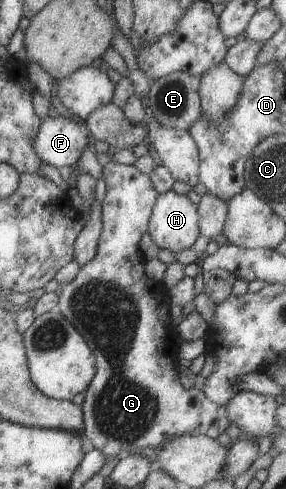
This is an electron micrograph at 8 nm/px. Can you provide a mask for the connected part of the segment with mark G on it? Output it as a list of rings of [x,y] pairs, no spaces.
[[[107,162],[102,165],[103,179],[107,185],[101,201],[101,233],[97,239],[95,255],[81,265],[69,283],[59,286],[58,311],[73,324],[95,357],[95,373],[85,390],[80,405],[83,433],[87,446],[100,451],[105,457],[119,451],[161,447],[169,439],[190,436],[207,436],[217,439],[230,425],[226,407],[209,401],[200,389],[184,389],[179,383],[176,364],[178,348],[182,343],[169,313],[170,297],[162,280],[152,280],[145,275],[145,259],[139,251],[139,239],[148,231],[148,221],[158,193],[153,189],[147,174],[135,165]]]

